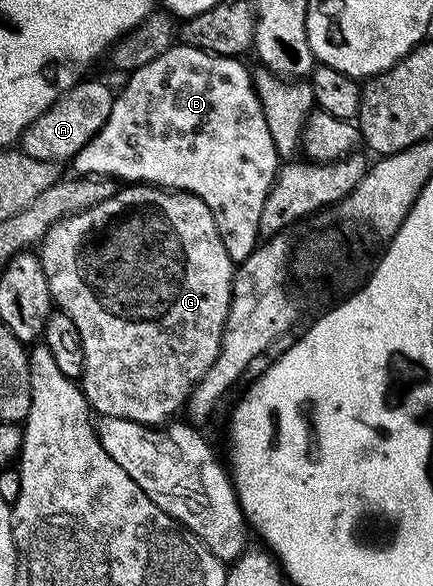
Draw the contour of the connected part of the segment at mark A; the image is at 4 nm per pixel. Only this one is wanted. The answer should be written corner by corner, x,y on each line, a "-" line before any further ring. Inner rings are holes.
85,78
79,84
64,93
41,114
18,141
19,151
30,154
30,158
39,160
71,161
72,157
102,130
106,118
110,118
110,110
114,99
113,89
108,89
100,80

